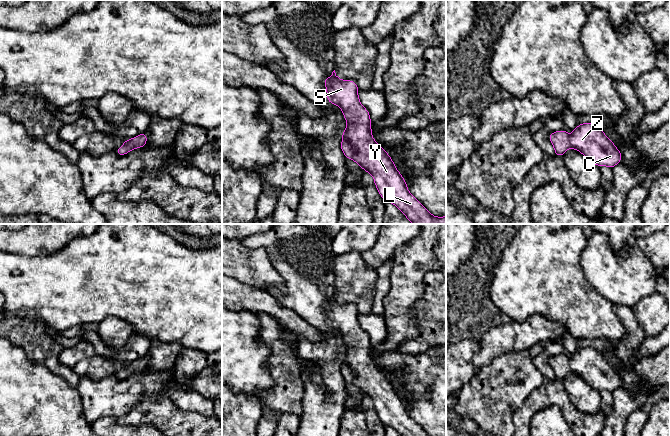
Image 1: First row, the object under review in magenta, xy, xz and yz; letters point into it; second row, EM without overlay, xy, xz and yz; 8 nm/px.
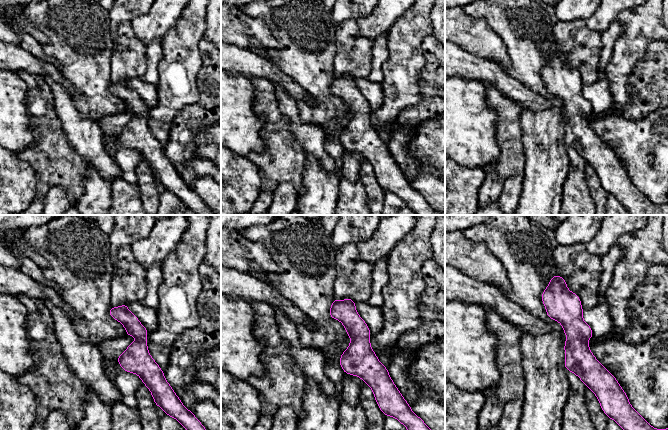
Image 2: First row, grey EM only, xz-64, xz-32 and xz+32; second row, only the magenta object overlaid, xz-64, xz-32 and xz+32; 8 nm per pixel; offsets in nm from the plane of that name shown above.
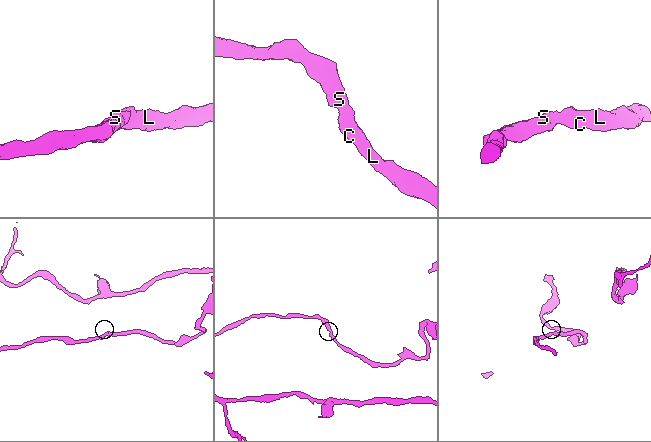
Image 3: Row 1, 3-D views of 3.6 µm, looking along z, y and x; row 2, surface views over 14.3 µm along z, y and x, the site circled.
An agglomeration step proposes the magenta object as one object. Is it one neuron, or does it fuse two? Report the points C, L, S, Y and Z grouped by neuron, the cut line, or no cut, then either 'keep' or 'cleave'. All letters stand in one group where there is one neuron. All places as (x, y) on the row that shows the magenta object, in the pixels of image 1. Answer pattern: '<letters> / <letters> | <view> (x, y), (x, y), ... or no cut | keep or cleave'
C L S Y Z | no cut | keep

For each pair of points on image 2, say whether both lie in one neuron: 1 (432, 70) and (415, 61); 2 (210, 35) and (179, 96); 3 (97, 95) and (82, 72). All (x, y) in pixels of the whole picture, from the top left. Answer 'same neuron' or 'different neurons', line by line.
1: different neurons
2: different neurons
3: same neuron

